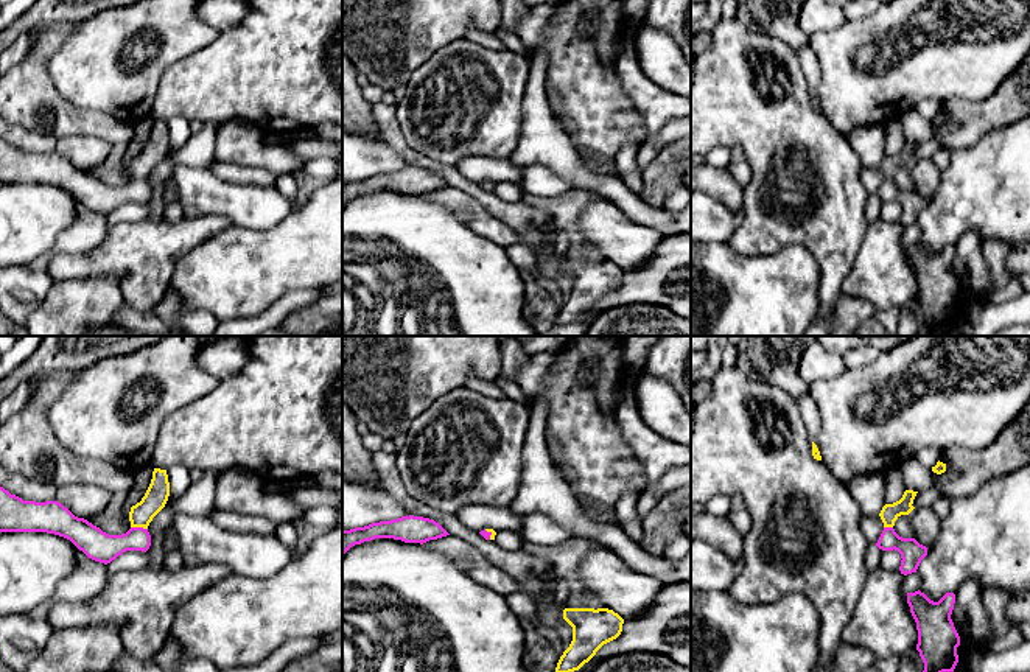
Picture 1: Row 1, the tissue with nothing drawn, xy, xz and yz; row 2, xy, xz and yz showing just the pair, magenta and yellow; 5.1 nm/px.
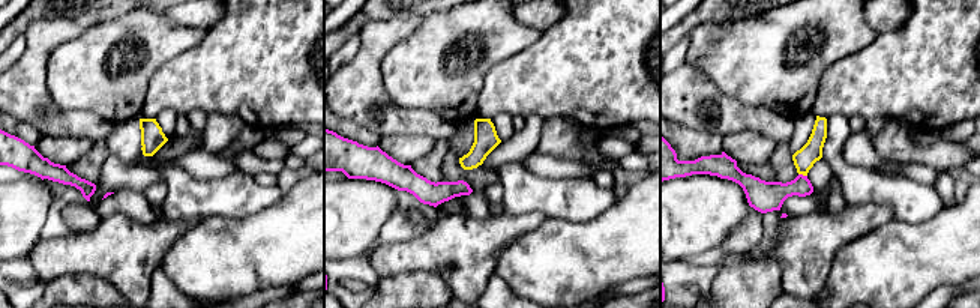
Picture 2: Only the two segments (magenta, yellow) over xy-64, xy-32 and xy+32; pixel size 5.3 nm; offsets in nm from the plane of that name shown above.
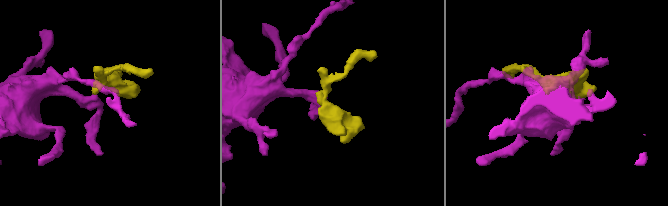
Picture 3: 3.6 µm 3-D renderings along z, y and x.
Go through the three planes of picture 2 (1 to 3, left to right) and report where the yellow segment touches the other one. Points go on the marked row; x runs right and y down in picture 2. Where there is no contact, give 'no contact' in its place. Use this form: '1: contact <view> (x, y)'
1: no contact
2: no contact
3: contact xy+32 (802, 175)

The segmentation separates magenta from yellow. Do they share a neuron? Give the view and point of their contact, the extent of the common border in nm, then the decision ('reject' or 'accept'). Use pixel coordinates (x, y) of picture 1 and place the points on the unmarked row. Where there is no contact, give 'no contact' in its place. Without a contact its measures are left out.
meets magenta in xy at (139, 179); contact 90 nm long; accept

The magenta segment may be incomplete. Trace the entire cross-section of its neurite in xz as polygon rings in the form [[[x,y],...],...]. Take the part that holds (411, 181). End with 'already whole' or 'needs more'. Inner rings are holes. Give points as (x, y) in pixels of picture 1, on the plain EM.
[[[401,168],[391,173],[372,174],[364,179],[342,182],[342,207],[355,196],[375,190],[394,190],[405,194],[426,194],[450,187],[439,174],[423,168]]]; already whole

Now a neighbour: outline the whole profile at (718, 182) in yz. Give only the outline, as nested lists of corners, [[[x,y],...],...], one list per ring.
[[[708,163],[691,165],[691,193],[700,191],[722,202],[731,213],[744,213],[744,187],[728,173]]]

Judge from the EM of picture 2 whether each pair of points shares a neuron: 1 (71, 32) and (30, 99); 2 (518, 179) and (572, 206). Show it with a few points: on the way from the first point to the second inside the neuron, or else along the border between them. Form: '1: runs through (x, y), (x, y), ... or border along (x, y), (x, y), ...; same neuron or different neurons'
1: runs through (51, 39), (35, 56), (30, 80); same neuron
2: runs through (532, 193), (559, 199); same neuron

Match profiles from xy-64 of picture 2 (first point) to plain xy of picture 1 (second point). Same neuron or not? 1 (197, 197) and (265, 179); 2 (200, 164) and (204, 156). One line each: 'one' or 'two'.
1: two
2: two

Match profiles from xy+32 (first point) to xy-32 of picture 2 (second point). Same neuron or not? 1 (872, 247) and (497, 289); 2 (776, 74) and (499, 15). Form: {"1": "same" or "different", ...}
{"1": "different", "2": "same"}

